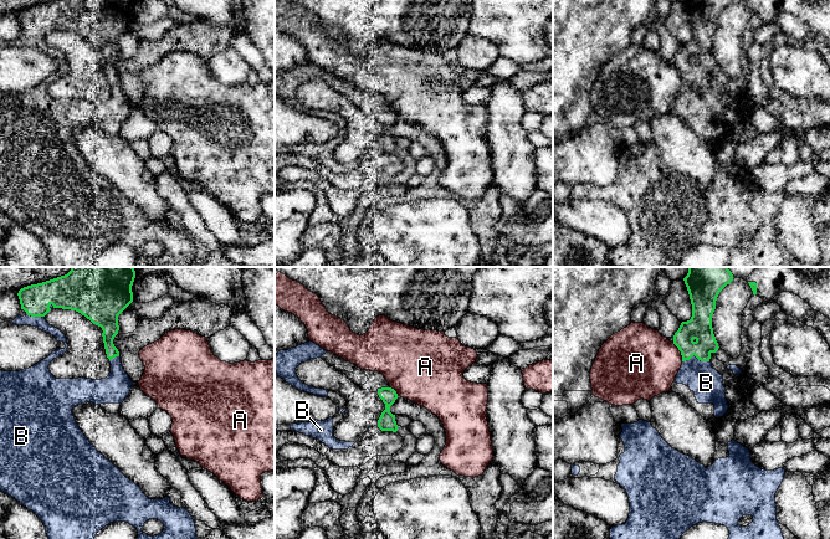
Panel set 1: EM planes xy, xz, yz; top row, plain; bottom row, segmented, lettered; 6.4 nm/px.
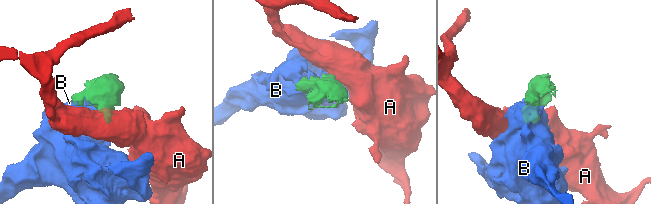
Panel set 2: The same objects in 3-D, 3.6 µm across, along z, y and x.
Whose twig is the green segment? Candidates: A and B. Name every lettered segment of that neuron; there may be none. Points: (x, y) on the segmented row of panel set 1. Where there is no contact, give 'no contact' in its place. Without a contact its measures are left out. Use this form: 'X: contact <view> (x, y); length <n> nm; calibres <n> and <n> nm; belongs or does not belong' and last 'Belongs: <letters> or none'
A: contact yz (680, 350); length 140 nm; calibres 160 and 440 nm; does not belong
B: contact yz (695, 355); length 180 nm; calibres 160 and 200 nm; belongs
Belongs: B

